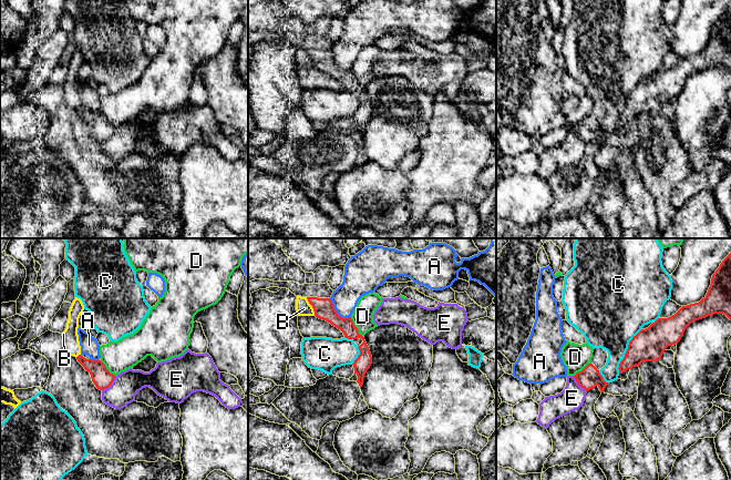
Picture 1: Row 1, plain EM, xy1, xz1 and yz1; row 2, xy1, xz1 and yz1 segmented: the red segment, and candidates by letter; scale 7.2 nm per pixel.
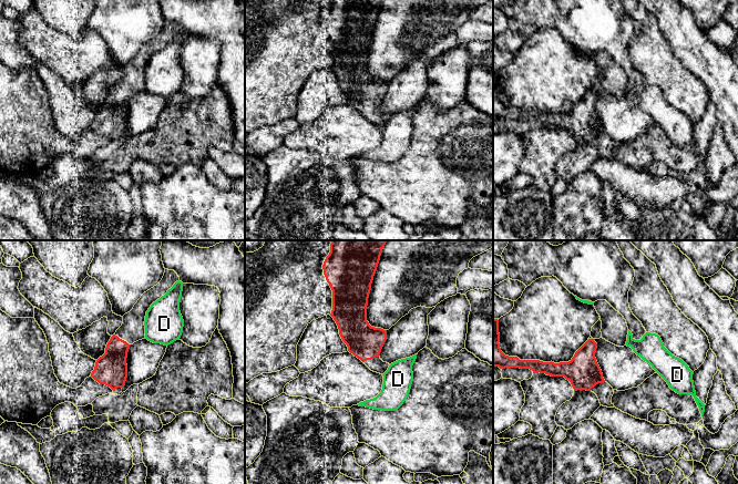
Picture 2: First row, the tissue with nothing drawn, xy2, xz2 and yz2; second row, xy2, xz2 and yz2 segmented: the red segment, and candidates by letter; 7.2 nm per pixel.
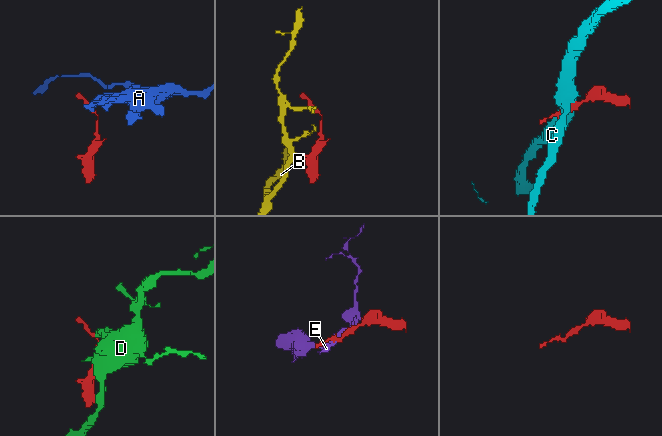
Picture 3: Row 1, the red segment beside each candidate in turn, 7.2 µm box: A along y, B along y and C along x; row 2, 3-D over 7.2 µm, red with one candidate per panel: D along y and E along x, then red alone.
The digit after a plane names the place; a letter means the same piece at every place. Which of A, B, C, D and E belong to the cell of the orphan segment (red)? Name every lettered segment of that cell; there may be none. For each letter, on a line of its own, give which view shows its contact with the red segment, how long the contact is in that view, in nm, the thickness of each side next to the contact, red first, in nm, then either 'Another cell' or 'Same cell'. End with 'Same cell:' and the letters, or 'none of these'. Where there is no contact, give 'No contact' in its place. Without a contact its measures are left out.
A: Touches red in xz1. Shared border 220 nm. Thickness 150 nm (red) against 190 nm. Another cell
B: Touches red in xz1. Shared border 150 nm. Thickness 150 nm (red) against 110 nm. Another cell
C: Touches red in yz1. Shared border 360 nm. Thickness 240 nm (red) against 400 nm. Another cell
D: Touches red in xz1. Shared border 170 nm. Thickness 130 nm (red) against 160 nm. Another cell
E: Touches red in xy1. Shared border 150 nm. Thickness 150 nm (red) against 200 nm. Another cell
Same cell: none of these

